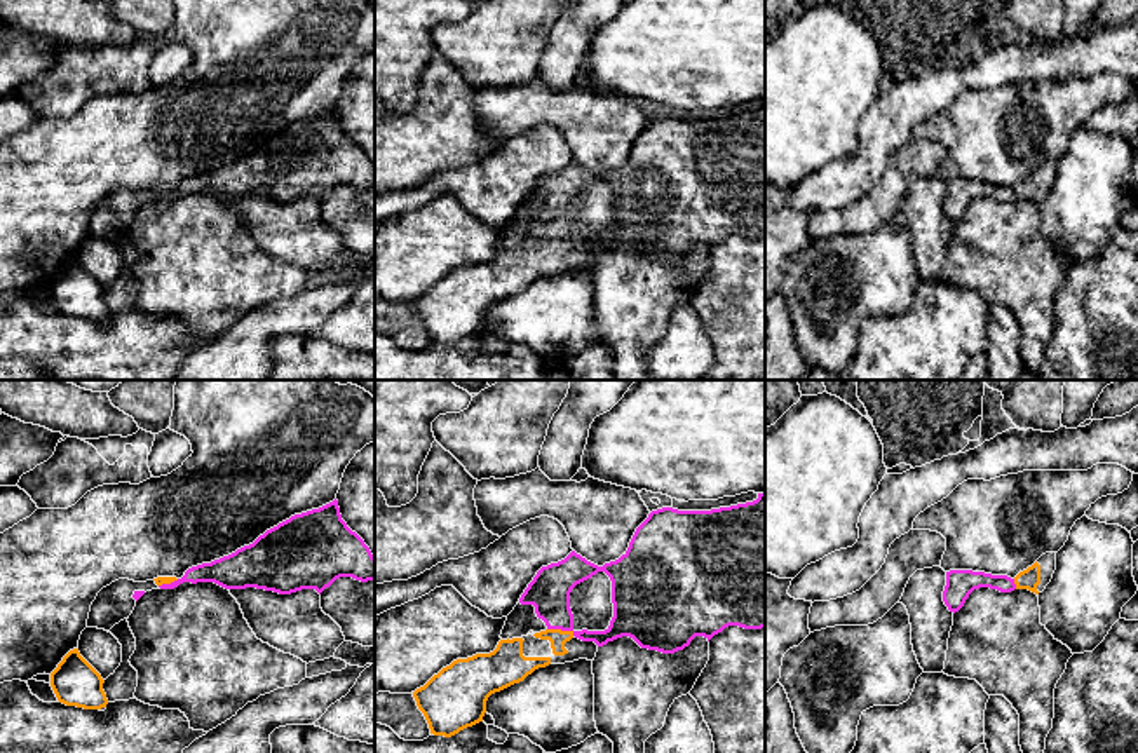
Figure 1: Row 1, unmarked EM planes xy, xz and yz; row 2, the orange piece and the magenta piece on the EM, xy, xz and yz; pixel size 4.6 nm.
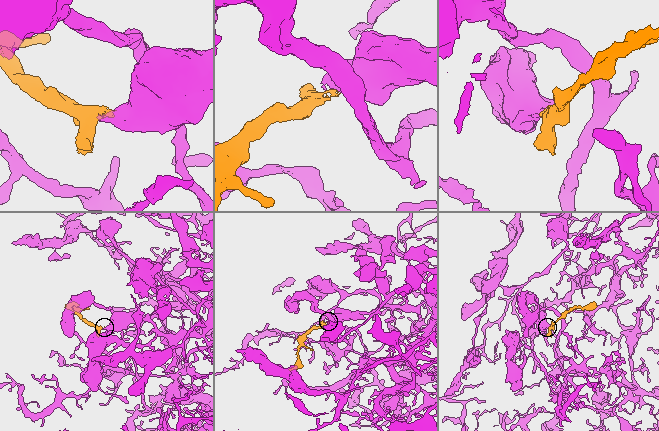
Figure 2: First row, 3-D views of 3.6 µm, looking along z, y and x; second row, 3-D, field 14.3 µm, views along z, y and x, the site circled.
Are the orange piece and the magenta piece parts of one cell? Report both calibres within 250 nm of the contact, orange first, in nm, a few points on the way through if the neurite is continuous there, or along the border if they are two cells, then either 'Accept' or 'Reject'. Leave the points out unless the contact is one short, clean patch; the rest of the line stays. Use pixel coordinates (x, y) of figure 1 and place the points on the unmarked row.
Thickness 80 nm (orange) against 190 nm. Path across: xz (556, 246), (562, 241), (549, 201). Accept

